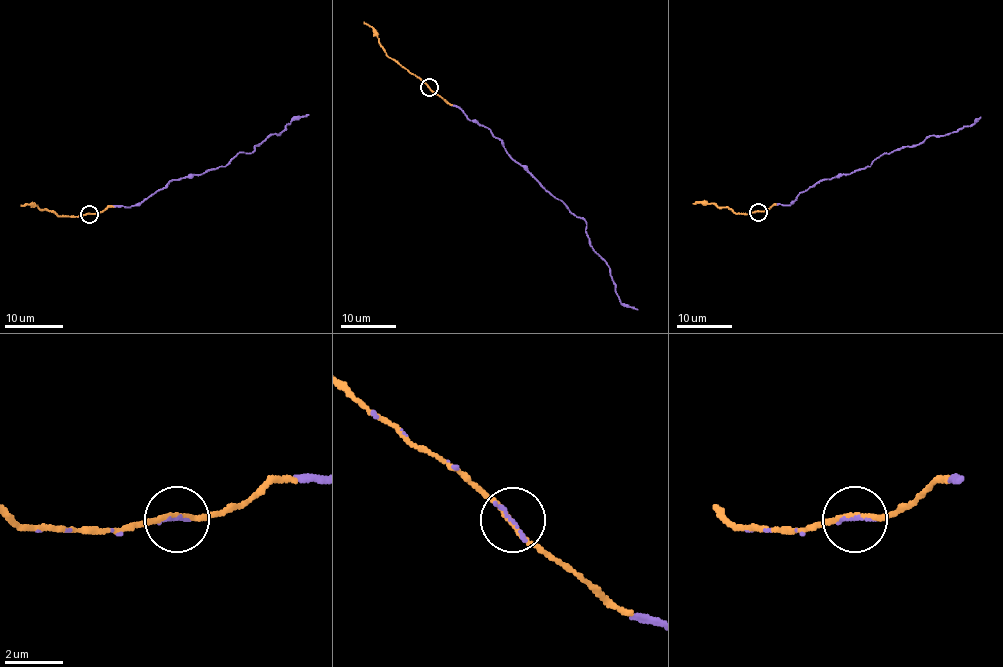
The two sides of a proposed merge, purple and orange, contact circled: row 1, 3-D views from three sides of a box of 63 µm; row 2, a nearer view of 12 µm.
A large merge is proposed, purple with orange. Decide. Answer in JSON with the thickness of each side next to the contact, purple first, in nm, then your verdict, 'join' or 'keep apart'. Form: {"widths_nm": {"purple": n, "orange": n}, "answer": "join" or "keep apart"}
{"widths_nm": {"purple": 120, "orange": 160}, "answer": "join"}

